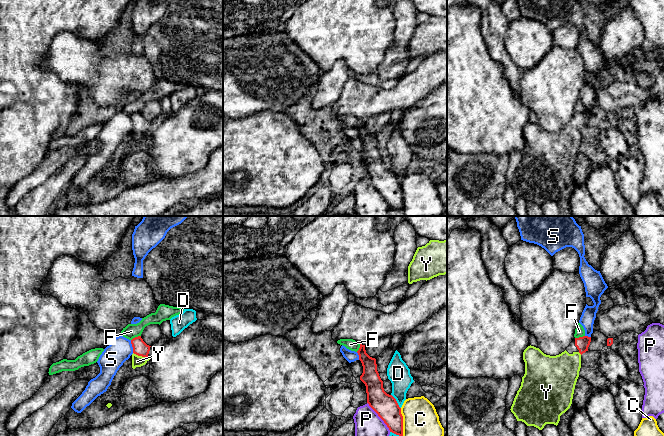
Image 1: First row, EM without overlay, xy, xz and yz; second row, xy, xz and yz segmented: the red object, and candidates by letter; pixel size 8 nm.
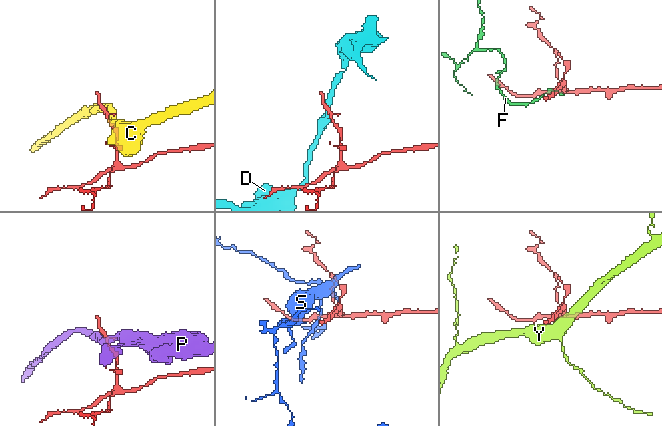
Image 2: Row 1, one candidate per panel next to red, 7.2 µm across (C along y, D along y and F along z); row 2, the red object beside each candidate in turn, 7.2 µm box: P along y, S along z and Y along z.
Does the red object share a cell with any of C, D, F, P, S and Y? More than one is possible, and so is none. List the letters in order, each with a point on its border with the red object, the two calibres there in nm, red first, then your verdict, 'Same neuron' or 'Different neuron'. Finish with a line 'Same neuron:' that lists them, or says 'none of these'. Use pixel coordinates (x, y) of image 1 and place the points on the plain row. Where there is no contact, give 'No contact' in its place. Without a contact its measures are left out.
C: Touches red at xz (402, 198). Thickness 190 nm (red) against 320 nm. Different neuron
D: Touches red at xz (396, 177). Thickness 190 nm (red) against 180 nm. Different neuron
F: Touches red at xy (135, 113). Thickness 120 nm (red) against 120 nm. Different neuron
P: Touches red at xz (379, 192). Thickness 190 nm (red) against 260 nm. Different neuron
S: Touches red at xy (132, 122). Thickness 120 nm (red) against 190 nm. Different neuron
Y: Touches red at xy (140, 131). Thickness 120 nm (red) against 100 nm. Same neuron
Same neuron: Y

